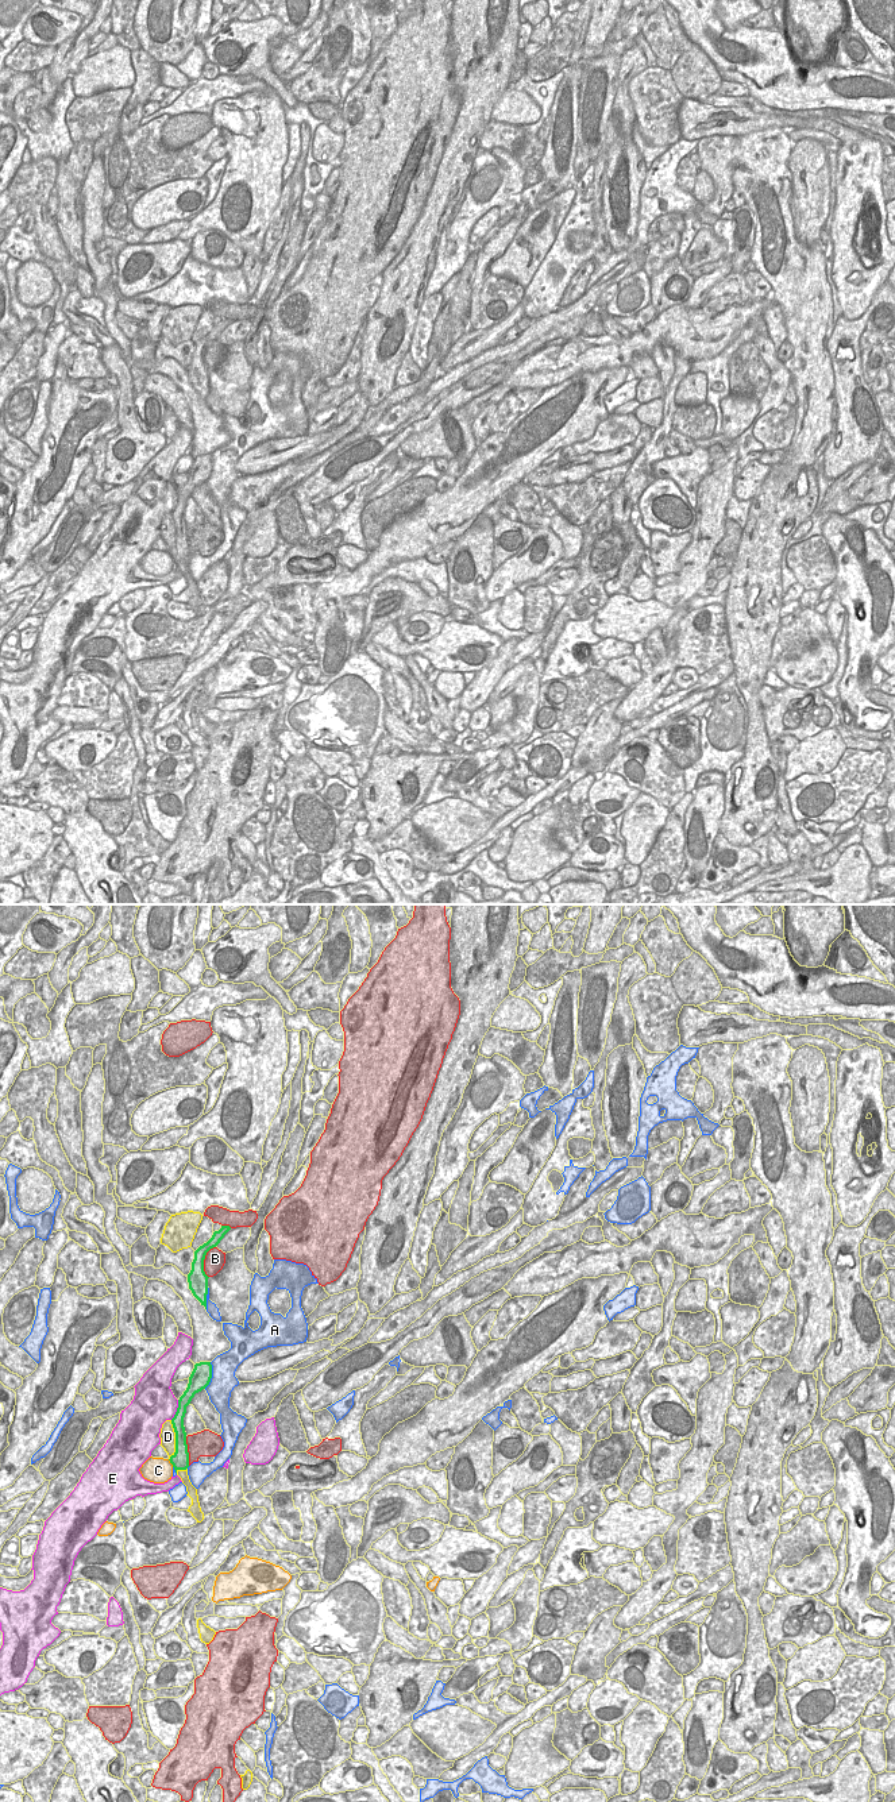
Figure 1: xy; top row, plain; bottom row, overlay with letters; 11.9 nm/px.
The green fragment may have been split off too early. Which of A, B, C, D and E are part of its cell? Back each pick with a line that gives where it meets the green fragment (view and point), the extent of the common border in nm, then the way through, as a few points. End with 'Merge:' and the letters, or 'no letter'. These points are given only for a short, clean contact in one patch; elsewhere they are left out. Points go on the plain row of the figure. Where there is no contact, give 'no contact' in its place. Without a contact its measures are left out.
Merge: no letter

